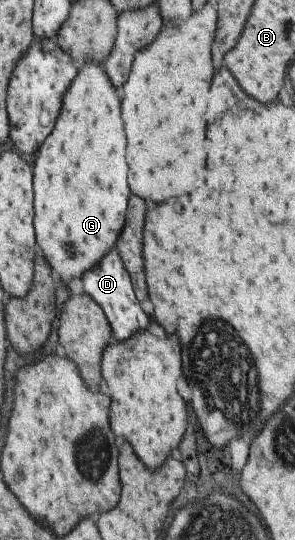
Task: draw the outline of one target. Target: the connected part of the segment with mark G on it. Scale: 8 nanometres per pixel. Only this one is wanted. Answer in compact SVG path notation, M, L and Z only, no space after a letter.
M85 63L64 92L62 109L56 127L40 145L32 165L34 175L34 237L35 245L44 261L56 271L57 284L67 287L72 277L81 277L91 270L112 249L124 225L126 199L126 163L124 163L124 129L120 119L120 101L110 87L106 75L98 65Z

